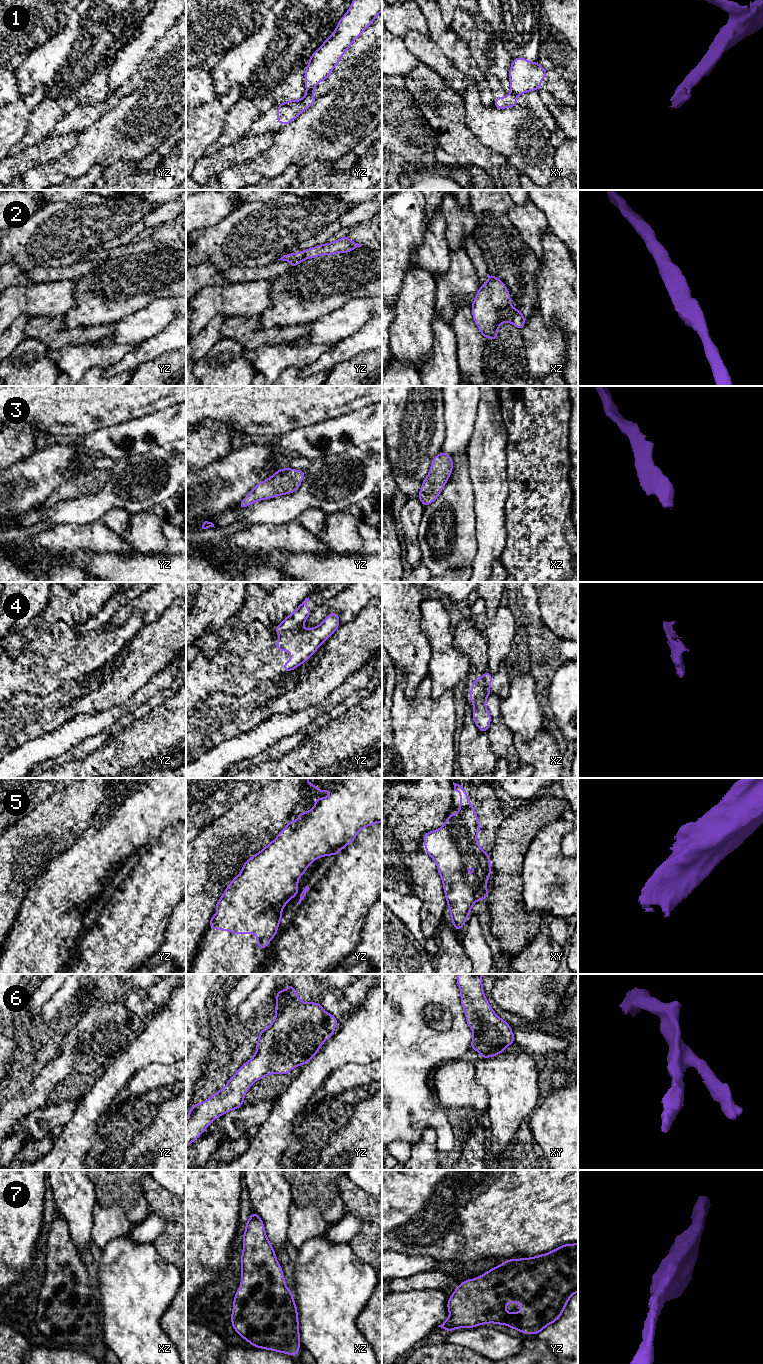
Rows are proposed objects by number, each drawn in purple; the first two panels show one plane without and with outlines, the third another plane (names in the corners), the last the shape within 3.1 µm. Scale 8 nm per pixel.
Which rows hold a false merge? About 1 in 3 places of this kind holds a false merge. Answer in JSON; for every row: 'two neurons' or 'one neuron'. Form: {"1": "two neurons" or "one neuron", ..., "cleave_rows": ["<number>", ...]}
{"1": "two neurons", "2": "one neuron", "3": "one neuron", "4": "two neurons", "5": "one neuron", "6": "one neuron", "7": "one neuron", "cleave_rows": ["1", "4"]}

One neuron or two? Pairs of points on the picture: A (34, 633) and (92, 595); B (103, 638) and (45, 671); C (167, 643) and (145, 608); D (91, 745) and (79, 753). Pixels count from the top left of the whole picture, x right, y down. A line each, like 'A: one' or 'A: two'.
A: one
B: one
C: two
D: one

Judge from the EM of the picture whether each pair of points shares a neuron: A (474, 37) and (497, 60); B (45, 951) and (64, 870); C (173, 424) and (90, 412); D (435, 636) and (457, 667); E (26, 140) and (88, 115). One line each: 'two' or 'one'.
A: one
B: one
C: two
D: one
E: two

